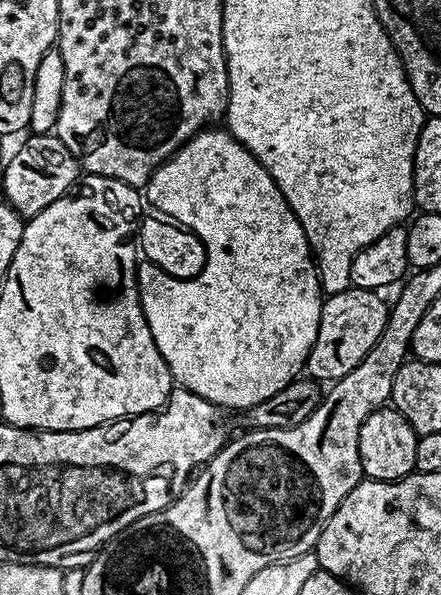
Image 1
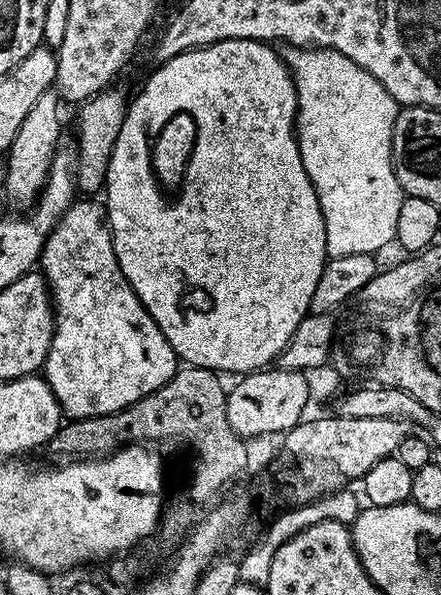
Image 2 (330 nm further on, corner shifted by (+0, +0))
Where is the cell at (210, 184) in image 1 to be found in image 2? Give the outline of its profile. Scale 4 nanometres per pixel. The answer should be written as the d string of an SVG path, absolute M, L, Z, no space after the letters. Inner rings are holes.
M262 40L214 42L205 48L178 54L178 58L170 58L170 62L153 67L144 89L136 97L131 97L128 113L122 122L122 130L118 130L118 138L108 163L108 228L112 232L114 254L118 258L118 266L122 266L122 274L126 274L126 282L130 282L134 294L138 294L142 306L146 306L150 318L158 322L158 330L162 330L166 342L170 342L177 357L185 365L202 366L221 374L258 372L261 368L269 367L279 357L290 342L294 330L298 330L298 322L309 315L310 298L314 298L314 286L318 286L318 278L322 278L324 261L328 256L318 194L306 174L306 166L302 166L302 154L296 141L296 84L292 81L292 71L285 64L283 55L272 48L275 47L271 43ZM181 114L192 116L197 124L197 140L183 183L178 188L180 197L171 204L163 196L162 185L152 172L152 144L163 127Z

